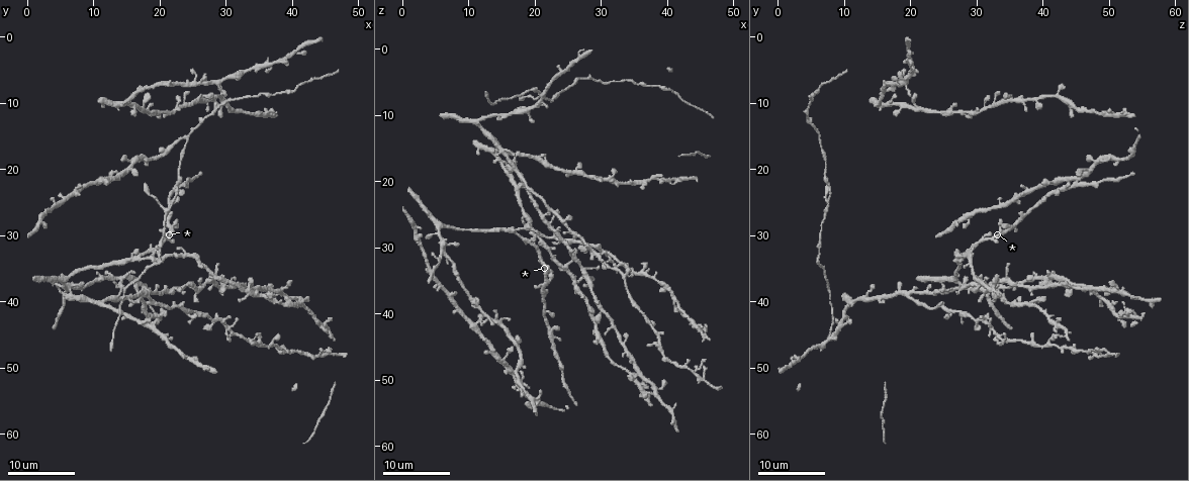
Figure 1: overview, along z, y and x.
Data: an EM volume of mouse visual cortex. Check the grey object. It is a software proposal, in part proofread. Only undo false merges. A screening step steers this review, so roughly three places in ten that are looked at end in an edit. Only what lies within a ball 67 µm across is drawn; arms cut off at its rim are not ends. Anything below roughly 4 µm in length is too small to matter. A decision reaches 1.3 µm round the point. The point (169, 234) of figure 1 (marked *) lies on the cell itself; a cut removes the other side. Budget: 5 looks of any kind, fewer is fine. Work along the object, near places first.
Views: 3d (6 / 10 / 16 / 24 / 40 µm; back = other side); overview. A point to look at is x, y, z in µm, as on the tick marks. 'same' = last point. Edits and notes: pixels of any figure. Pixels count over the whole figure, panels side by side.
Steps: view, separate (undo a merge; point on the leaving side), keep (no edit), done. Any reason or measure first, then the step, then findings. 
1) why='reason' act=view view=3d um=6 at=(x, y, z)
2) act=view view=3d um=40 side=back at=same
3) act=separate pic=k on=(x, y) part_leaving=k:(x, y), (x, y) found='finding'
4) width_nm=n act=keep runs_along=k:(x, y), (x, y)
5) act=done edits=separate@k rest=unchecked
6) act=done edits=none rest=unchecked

why='four-way junction' act=view view=3d um=16 at=(34.0, 46.0, 34.5)

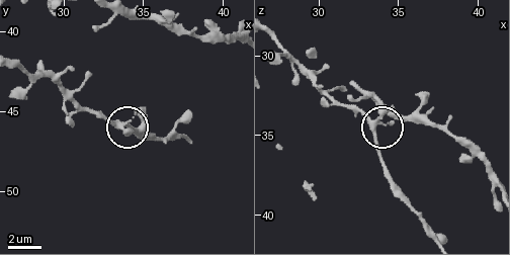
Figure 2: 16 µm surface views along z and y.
act=view view=3d um=10 at=(33.4, 45.9, 34.8)

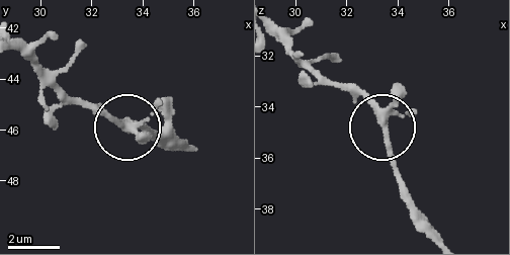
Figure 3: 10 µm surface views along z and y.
act=keep runs_along=3:(271, 26), (317, 72), (369, 104), (402, 200) found='one cell here'

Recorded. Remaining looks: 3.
why='thick turns thin' act=view view=3d um=16 at=(45.0, 44.5, 43.5)

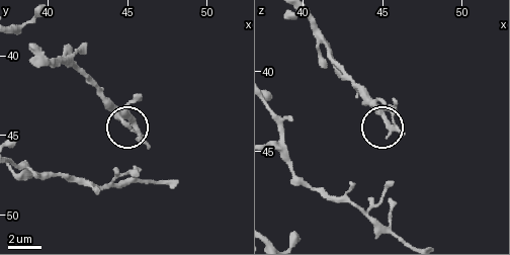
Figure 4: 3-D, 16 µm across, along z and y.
why='closer look' act=view view=3d um=10 at=(45.6, 44.4, 43.6)

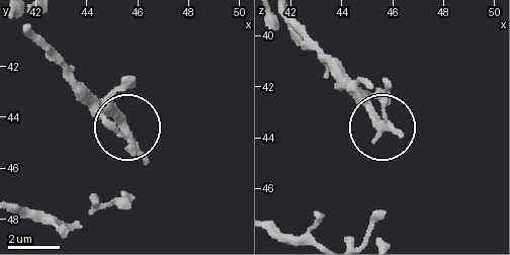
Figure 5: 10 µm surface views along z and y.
arms=3 act=keep runs_along=5:(282, 17), (383, 126) found='one cell here'

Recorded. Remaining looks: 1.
act=done edits=none rest=unchecked

